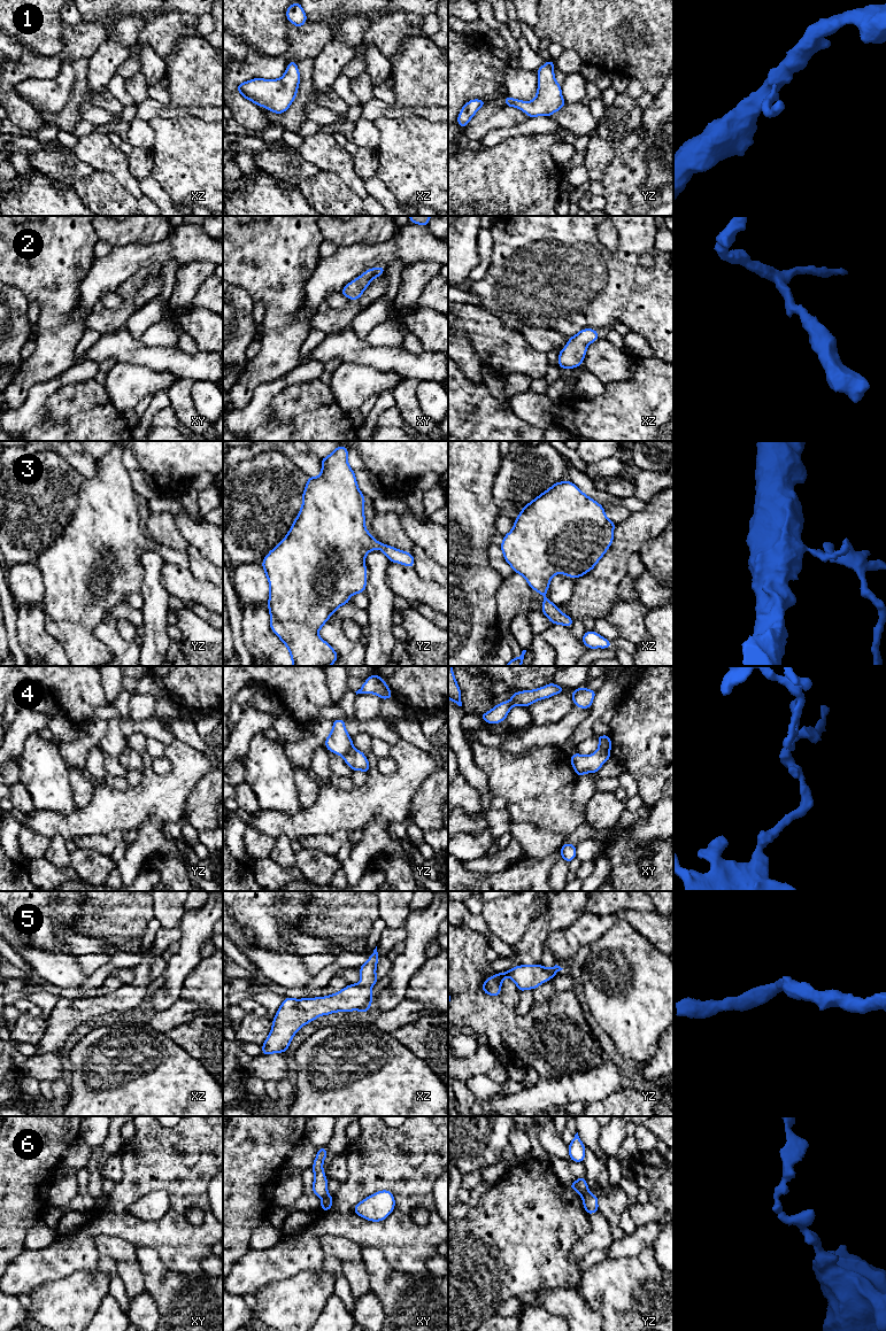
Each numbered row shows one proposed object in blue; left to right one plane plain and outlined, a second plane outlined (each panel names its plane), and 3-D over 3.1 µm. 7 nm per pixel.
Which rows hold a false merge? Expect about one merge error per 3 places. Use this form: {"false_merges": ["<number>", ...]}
{"false_merges": ["4", "6"]}

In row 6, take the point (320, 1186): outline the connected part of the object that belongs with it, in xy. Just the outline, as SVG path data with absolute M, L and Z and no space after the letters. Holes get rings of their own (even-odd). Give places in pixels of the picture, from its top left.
M318 1147L317 1155L313 1163L314 1170L314 1184L311 1192L317 1194L321 1199L324 1198L328 1193L328 1178L323 1170L323 1161L326 1159L326 1147Z

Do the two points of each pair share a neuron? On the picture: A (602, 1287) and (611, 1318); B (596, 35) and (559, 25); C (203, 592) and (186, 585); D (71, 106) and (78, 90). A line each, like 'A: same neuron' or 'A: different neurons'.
A: same neuron
B: same neuron
C: same neuron
D: same neuron

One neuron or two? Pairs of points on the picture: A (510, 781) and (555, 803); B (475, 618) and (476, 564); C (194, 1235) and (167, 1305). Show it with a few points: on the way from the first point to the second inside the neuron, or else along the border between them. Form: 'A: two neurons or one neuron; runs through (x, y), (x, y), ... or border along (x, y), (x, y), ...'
A: one neuron; runs through (522, 781), (533, 784), (544, 795)
B: one neuron; runs through (475, 604), (475, 578)
C: two neurons; border along (163, 1264), (172, 1270), (185, 1274), (203, 1274)

